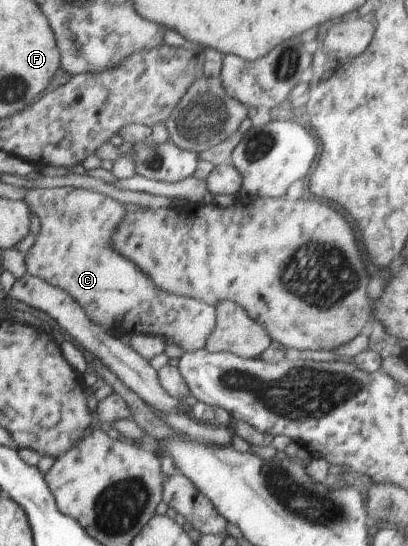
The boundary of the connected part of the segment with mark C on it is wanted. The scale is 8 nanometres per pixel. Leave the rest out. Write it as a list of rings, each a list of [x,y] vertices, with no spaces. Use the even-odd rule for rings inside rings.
[[[77,187],[31,189],[23,201],[40,218],[40,233],[25,254],[27,274],[68,293],[88,319],[104,329],[161,336],[180,345],[184,352],[205,349],[206,339],[216,324],[217,307],[161,291],[134,261],[113,251],[114,233],[118,233],[128,213],[124,203]]]

